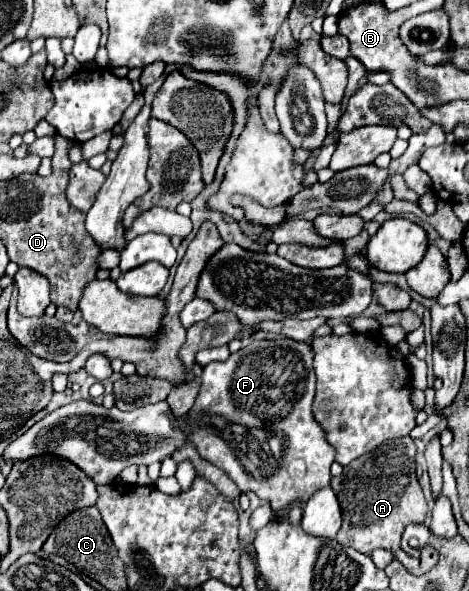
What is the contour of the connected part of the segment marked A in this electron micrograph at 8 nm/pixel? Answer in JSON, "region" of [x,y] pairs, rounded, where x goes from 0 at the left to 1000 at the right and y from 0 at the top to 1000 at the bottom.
{"region":[[[878,739],[814,750],[797,763],[746,783],[746,790],[733,790],[733,800],[725,807],[708,807],[708,827],[721,838],[729,858],[729,895],[716,905],[721,919],[755,926],[759,932],[780,939],[789,939],[802,926],[827,929],[874,970],[900,973],[934,951],[932,932],[913,922],[898,929],[893,942],[881,942],[853,929],[861,892],[874,885],[900,885],[913,868],[908,844],[887,810],[883,770],[887,753]]]}

